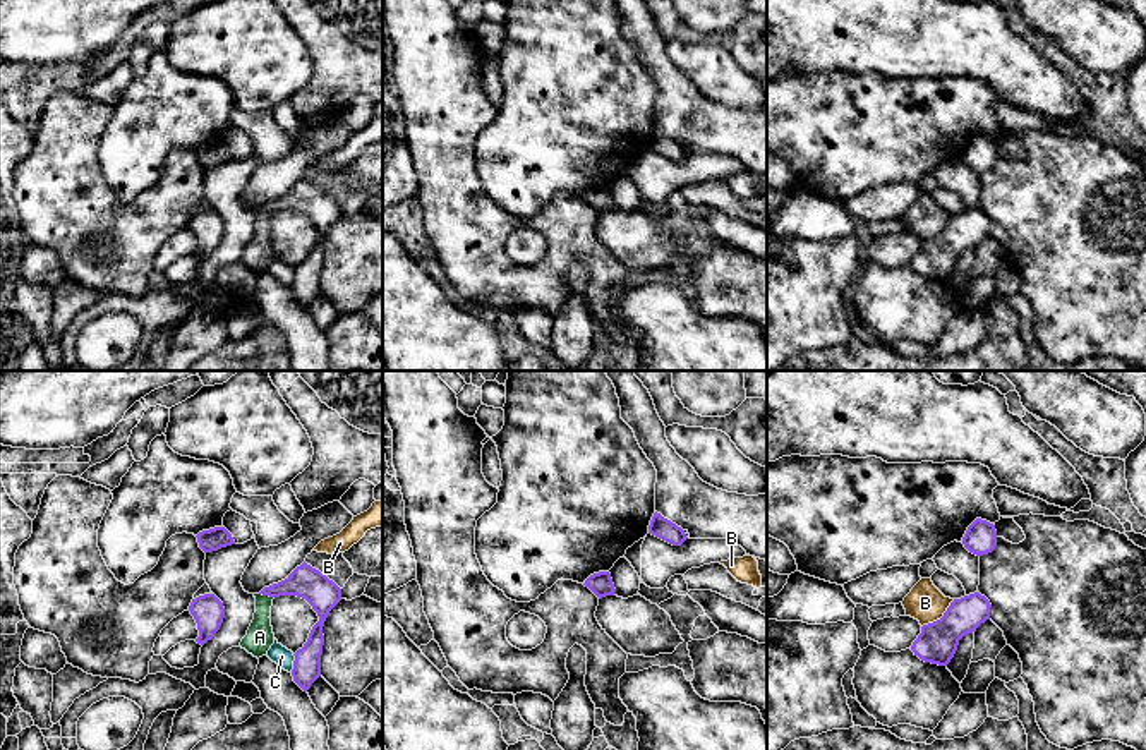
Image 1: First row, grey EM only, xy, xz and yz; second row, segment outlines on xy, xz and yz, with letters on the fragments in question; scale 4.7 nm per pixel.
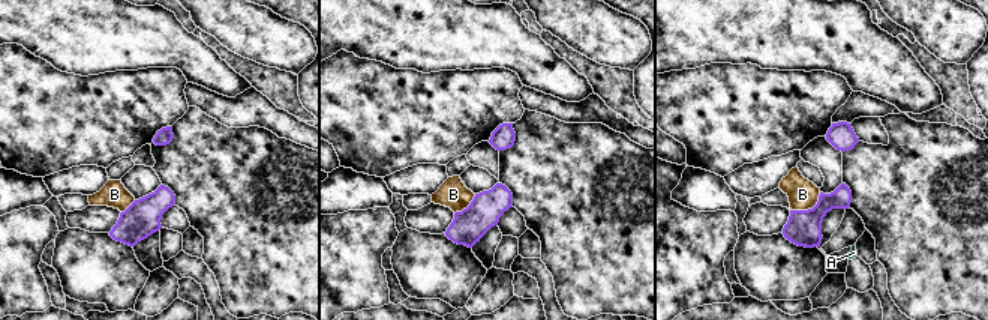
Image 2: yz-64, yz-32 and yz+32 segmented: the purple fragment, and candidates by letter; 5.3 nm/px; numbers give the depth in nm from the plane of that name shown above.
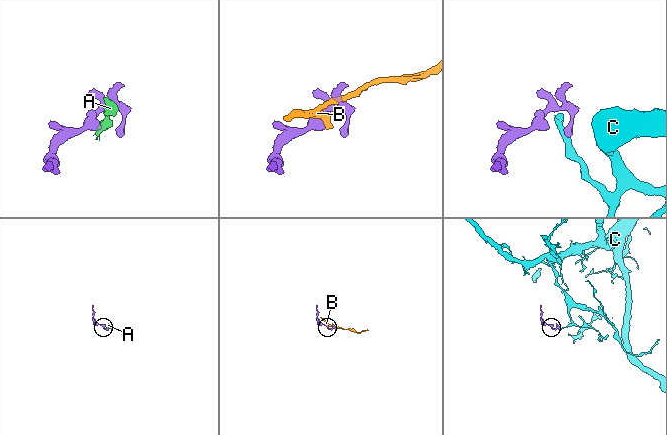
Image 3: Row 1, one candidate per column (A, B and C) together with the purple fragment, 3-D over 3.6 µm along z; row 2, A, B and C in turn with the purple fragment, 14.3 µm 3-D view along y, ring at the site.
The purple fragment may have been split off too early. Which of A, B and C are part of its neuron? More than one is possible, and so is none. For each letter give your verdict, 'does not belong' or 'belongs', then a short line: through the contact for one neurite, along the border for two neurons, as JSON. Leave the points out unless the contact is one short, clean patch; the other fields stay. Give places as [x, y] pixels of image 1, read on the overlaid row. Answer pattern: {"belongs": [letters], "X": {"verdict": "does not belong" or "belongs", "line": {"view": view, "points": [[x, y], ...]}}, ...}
{"belongs": [], "A": {"verdict": "does not belong", "line": {"view": "xy", "points": [[259, 592], [273, 598]]}}, "B": {"verdict": "does not belong"}, "C": {"verdict": "does not belong", "line": {"view": "xy", "points": [[294, 654], [294, 668], [290, 671]]}}}

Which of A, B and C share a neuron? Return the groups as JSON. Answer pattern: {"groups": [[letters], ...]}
{"groups": [["A"], ["B"], ["C"]]}

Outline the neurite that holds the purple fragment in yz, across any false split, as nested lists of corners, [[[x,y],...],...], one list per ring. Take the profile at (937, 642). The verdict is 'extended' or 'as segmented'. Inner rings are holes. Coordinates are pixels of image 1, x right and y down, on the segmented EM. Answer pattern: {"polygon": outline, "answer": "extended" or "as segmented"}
{"polygon": [[[980,592],[954,599],[940,620],[921,626],[911,650],[925,662],[947,666],[959,640],[990,620],[990,608]]], "answer": "as segmented"}

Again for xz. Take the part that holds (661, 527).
{"polygon": [[[654,513],[650,525],[648,525],[648,534],[673,544],[673,546],[681,546],[688,537],[681,527],[673,523],[671,520],[664,518],[660,513]]], "answer": "as segmented"}

